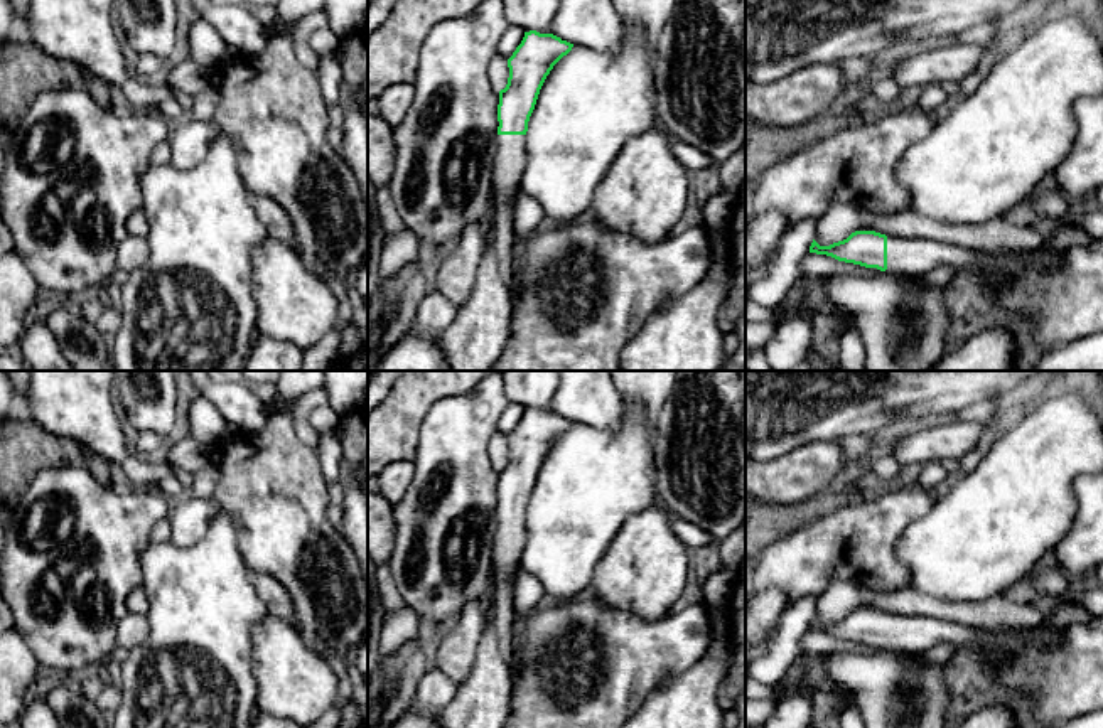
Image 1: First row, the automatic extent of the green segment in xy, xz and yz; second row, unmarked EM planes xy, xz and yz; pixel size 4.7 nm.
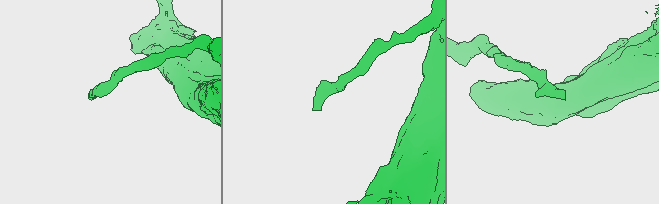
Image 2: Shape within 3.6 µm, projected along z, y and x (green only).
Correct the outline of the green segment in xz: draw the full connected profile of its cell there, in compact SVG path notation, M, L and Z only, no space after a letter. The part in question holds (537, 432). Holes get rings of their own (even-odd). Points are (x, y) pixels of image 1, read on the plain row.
M536 408L525 410L521 421L508 436L509 455L504 467L499 468L498 482L498 533L492 546L492 568L499 575L492 580L491 595L484 605L484 627L476 650L471 672L457 686L457 693L440 715L444 728L503 728L509 715L514 674L499 649L499 637L494 620L496 588L513 573L519 571L519 556L526 543L526 509L535 487L540 467L553 443L572 428L573 421L562 418L553 411Z

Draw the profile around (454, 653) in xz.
M471 602L432 644L432 667L442 669L457 686L471 672L484 627L484 605Z

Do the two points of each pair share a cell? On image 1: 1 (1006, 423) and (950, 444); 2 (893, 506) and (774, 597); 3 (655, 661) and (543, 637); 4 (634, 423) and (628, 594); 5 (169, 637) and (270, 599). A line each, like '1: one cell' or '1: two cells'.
1: two cells
2: two cells
3: one cell
4: two cells
5: two cells

